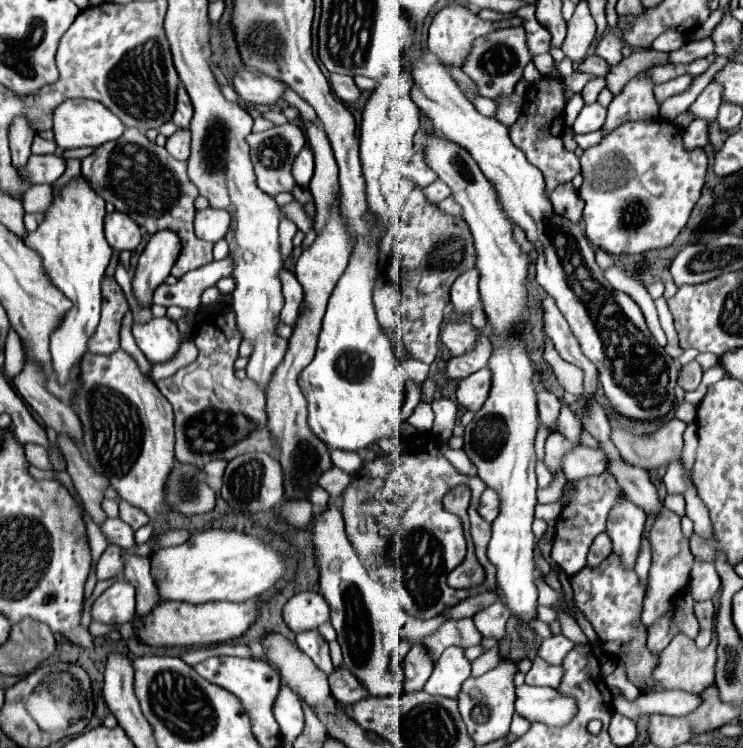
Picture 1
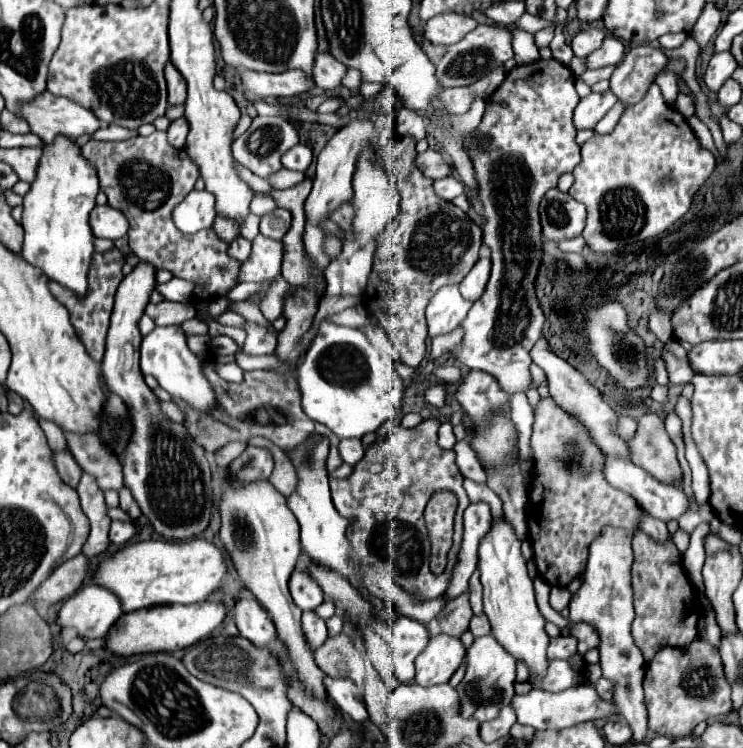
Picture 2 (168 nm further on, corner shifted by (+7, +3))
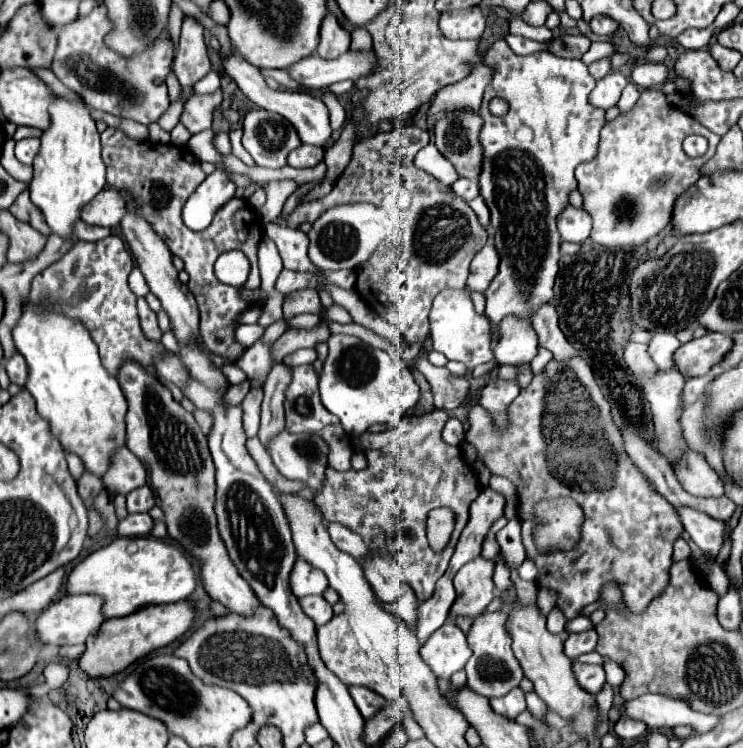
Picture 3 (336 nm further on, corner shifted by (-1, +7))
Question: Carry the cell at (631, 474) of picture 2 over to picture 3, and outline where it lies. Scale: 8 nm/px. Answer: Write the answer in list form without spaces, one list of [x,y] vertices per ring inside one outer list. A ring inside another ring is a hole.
[[[675,505],[673,509],[677,511],[677,515],[679,515],[681,523],[683,523],[683,529],[691,535],[691,539],[695,541],[695,545],[703,553],[717,555],[719,549],[721,549],[721,545],[723,545],[725,523],[709,517],[703,511],[687,507],[687,505]]]

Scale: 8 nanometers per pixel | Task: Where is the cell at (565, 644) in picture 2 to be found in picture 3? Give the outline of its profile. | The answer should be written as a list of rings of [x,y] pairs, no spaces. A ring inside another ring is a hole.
[[[593,629],[583,631],[583,633],[571,633],[571,635],[567,635],[567,639],[563,643],[565,655],[571,659],[577,659],[579,655],[595,651],[595,645],[597,645],[597,633]]]

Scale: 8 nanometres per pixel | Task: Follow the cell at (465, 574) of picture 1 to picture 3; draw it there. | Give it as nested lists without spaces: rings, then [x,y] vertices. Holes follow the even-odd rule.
[[[437,507],[429,513],[427,519],[427,539],[435,553],[441,553],[449,543],[449,537],[455,527],[455,513],[447,507]]]

